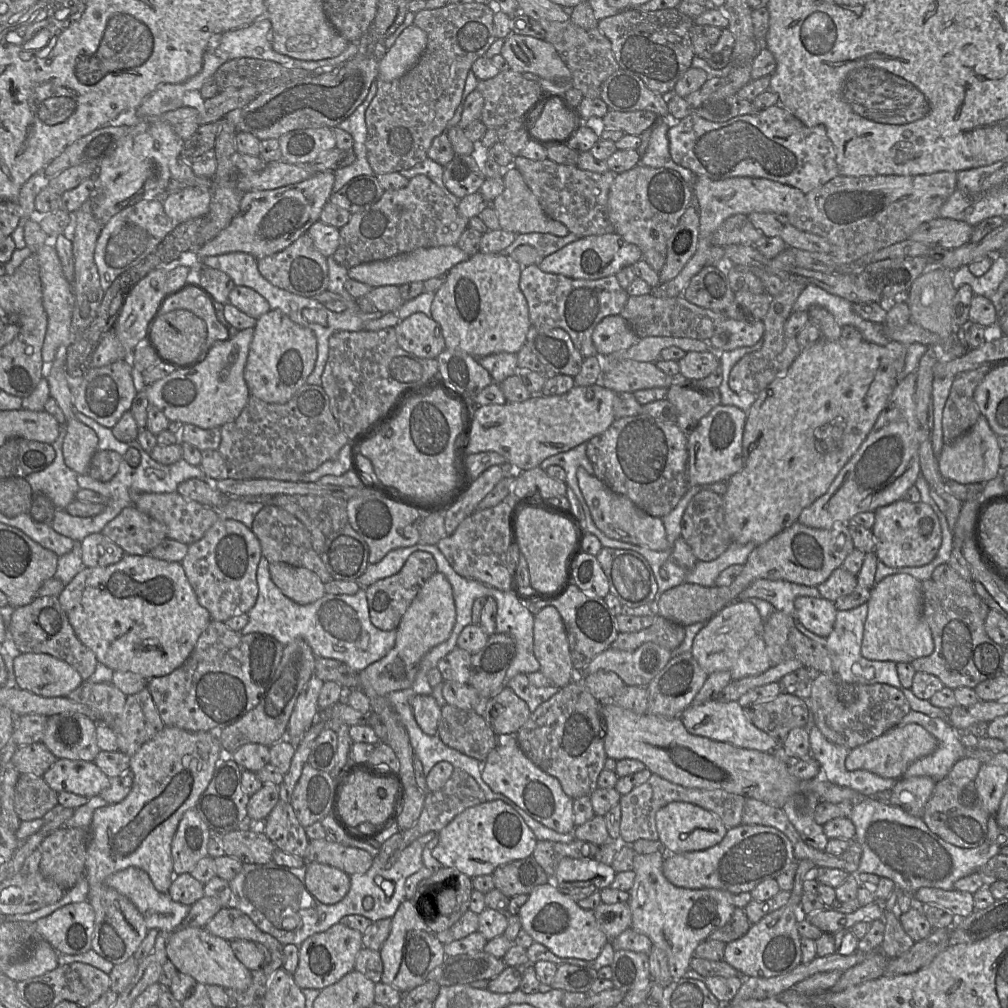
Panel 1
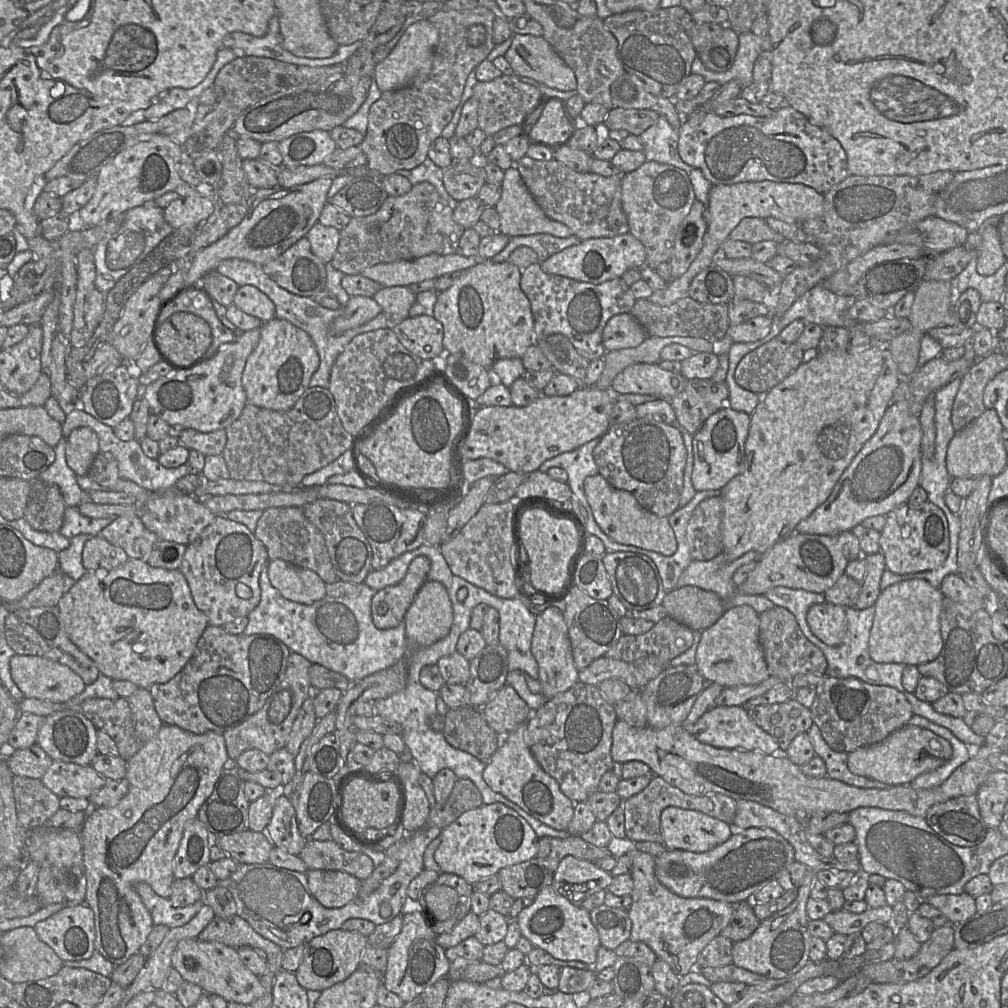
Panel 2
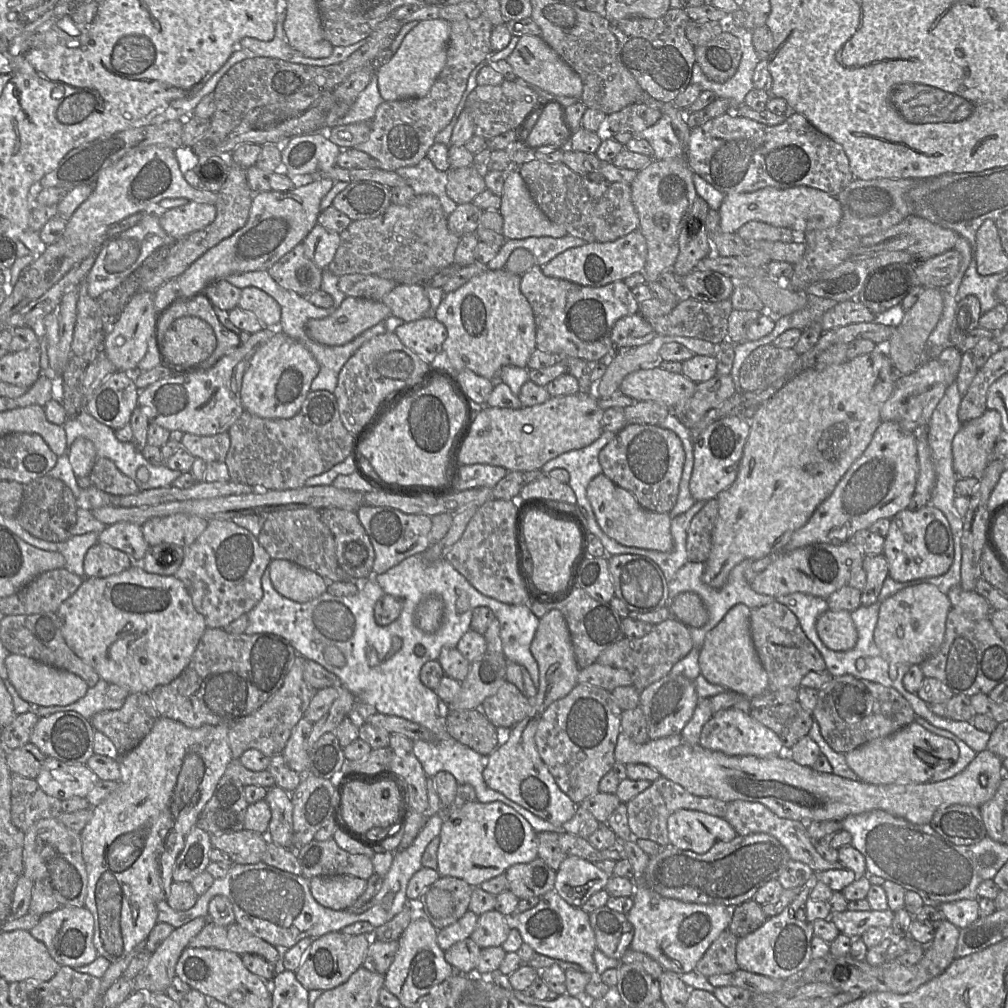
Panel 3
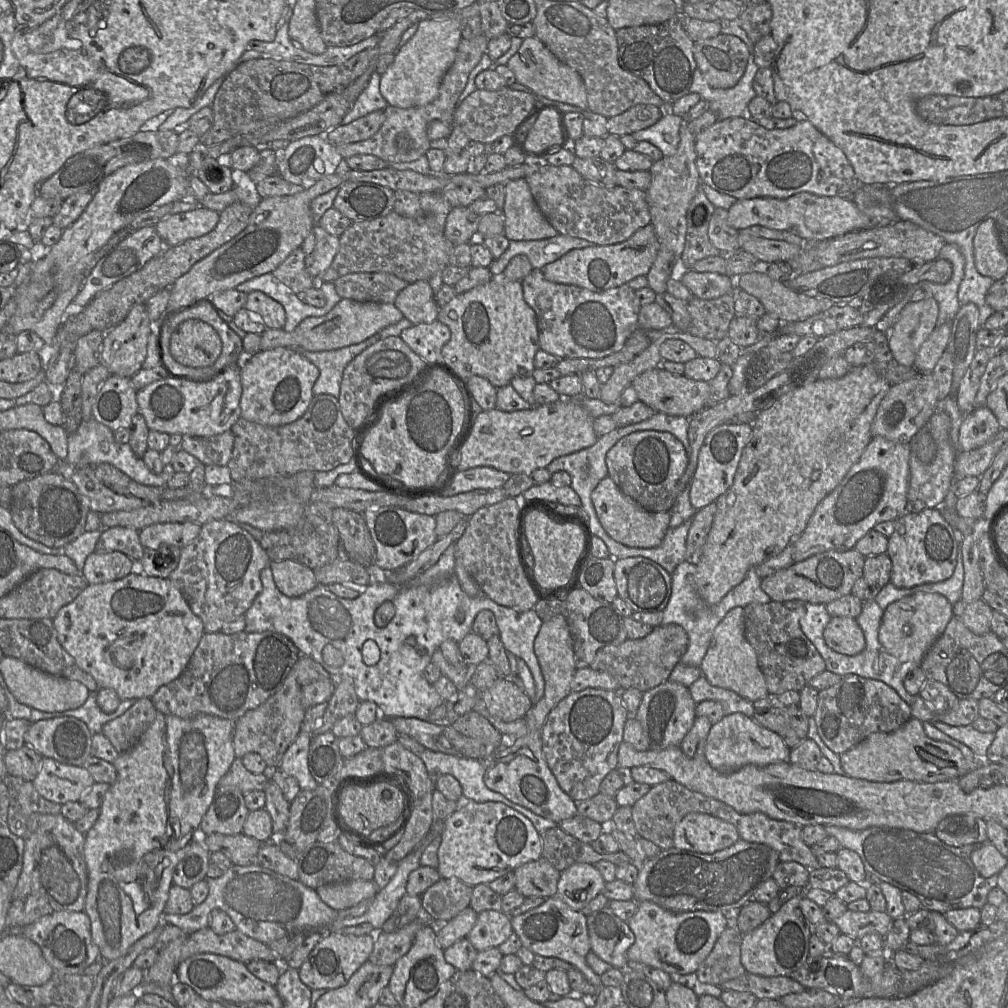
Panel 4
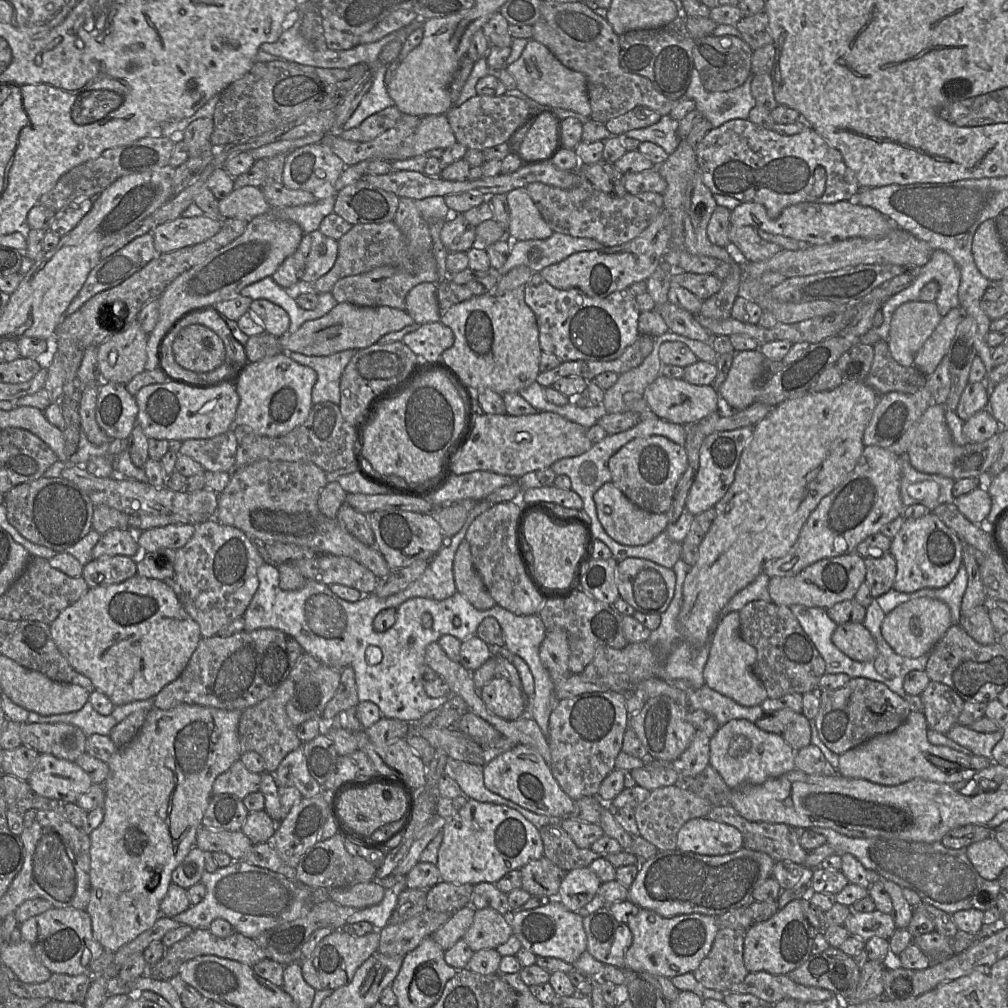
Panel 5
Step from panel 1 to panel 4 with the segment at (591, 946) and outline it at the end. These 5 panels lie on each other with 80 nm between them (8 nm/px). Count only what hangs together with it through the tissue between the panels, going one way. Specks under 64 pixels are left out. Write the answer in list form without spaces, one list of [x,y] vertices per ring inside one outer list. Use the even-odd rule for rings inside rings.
[[[558,896],[547,898],[540,906],[511,918],[513,931],[521,940],[522,946],[535,955],[559,958],[577,968],[596,989],[596,996],[605,987],[586,962],[586,955],[591,951],[587,928],[587,916],[575,911]]]

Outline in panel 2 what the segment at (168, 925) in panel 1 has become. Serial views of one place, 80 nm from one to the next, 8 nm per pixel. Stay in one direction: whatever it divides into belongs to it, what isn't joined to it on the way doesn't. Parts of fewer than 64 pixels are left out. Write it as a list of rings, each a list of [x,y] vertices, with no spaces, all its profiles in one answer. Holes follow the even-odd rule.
[[[145,882],[136,883],[135,891],[150,912],[154,925],[165,925],[169,928],[181,927],[189,922],[204,905],[202,899],[189,906],[174,907],[169,899],[157,895]]]

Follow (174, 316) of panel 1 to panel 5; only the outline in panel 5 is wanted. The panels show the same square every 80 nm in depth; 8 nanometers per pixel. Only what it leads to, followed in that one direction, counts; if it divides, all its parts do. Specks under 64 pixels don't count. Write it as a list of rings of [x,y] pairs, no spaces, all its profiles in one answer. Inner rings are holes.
[[[193,324],[182,328],[177,334],[173,343],[173,355],[182,368],[206,373],[224,363],[225,347],[213,330]]]

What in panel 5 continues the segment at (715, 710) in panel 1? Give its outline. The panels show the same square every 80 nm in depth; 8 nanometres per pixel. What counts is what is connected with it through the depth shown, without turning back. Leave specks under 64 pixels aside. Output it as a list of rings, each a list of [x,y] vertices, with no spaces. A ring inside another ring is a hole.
[[[734,719],[718,728],[710,738],[710,766],[732,789],[759,785],[795,769],[796,751],[779,735],[766,732],[753,722]]]

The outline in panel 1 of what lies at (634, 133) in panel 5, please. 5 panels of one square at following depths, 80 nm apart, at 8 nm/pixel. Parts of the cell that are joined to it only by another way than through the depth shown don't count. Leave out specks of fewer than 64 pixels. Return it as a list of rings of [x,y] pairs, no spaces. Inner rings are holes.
[[[661,119],[652,126],[648,147],[640,160],[640,165],[652,168],[669,168],[678,172],[683,179],[692,187],[694,184],[694,173],[677,164],[669,152],[668,130],[670,120]]]

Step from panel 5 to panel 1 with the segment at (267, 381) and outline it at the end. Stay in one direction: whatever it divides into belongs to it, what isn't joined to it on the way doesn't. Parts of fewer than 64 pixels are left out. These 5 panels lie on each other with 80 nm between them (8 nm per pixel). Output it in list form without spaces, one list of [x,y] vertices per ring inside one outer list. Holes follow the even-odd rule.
[[[270,310],[256,320],[244,368],[250,395],[267,403],[283,404],[305,383],[317,359],[317,339],[312,330],[294,323],[280,310]]]

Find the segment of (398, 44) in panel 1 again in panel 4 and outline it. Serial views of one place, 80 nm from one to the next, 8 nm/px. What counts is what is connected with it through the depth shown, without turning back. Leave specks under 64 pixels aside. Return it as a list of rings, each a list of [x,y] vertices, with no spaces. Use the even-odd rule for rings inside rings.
[[[457,18],[425,19],[409,42],[381,75],[380,92],[388,105],[398,108],[424,106],[439,95],[442,79],[455,60],[462,39],[461,22]]]

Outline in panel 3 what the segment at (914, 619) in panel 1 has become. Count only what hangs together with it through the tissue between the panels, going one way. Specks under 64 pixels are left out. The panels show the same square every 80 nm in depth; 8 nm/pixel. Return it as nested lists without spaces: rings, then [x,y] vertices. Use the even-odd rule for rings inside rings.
[[[932,584],[904,588],[885,599],[879,606],[879,615],[873,639],[882,659],[889,664],[920,665],[939,650],[945,634],[945,623],[951,603]]]

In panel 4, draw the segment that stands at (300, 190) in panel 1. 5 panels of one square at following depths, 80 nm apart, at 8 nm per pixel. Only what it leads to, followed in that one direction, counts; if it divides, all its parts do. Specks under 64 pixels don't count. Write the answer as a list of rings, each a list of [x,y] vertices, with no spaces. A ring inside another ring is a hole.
[[[343,166],[335,174],[326,176],[316,181],[310,187],[304,188],[293,195],[261,199],[259,204],[253,209],[248,225],[240,234],[195,263],[187,273],[179,277],[170,287],[170,298],[166,314],[176,312],[196,302],[208,299],[209,296],[216,292],[236,289],[239,284],[252,278],[272,273],[293,251],[301,247],[315,226],[310,210],[312,200],[336,187],[340,187],[345,182],[345,170]]]

